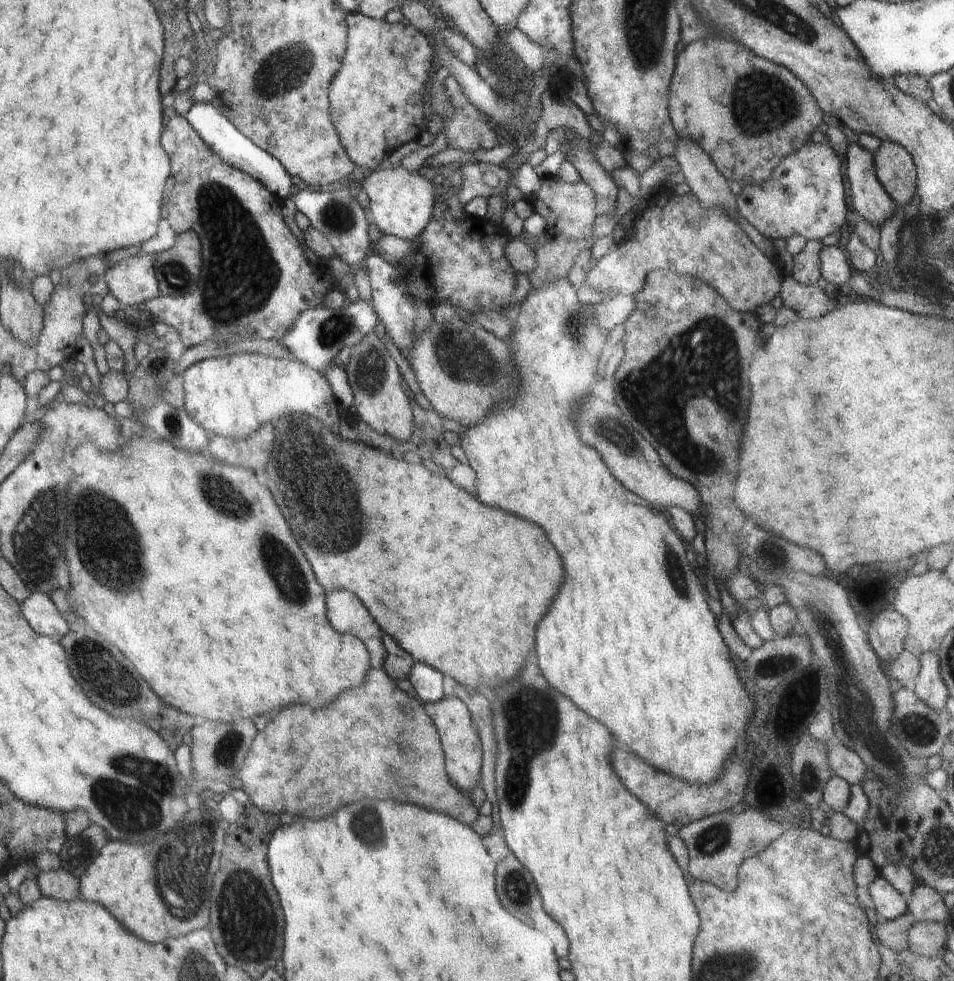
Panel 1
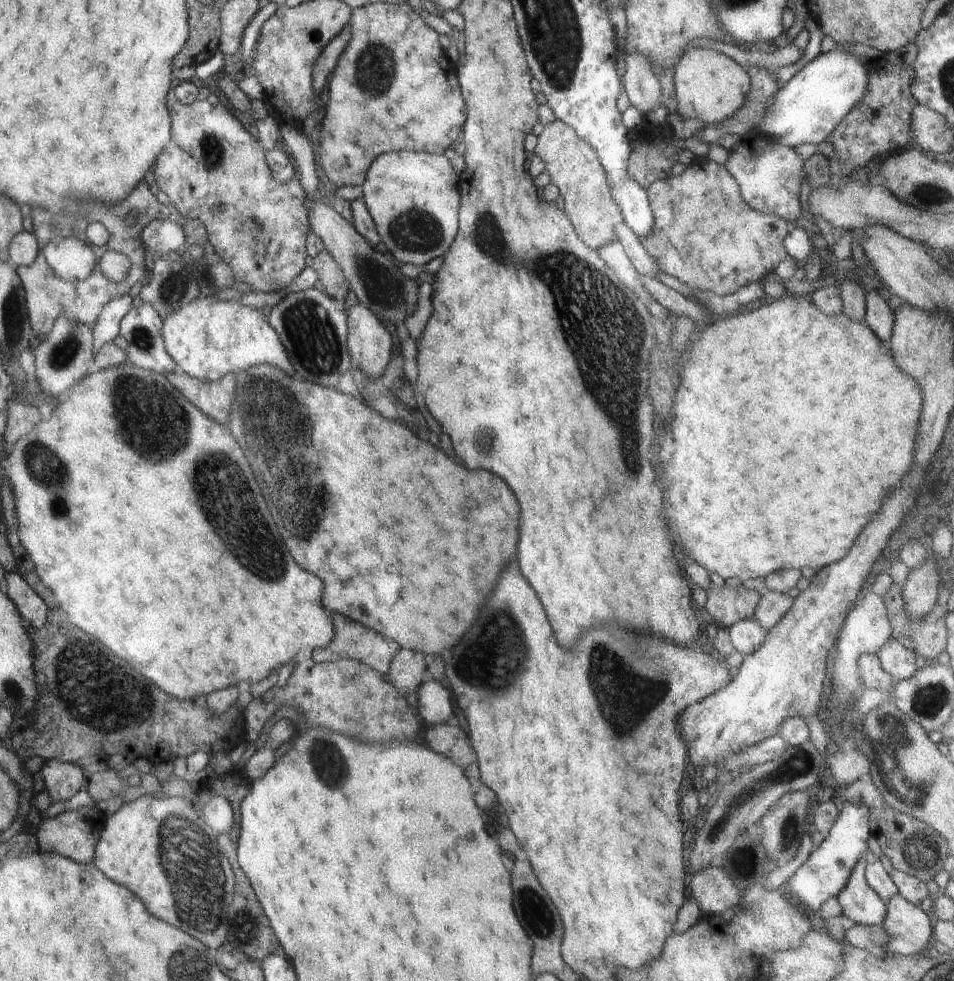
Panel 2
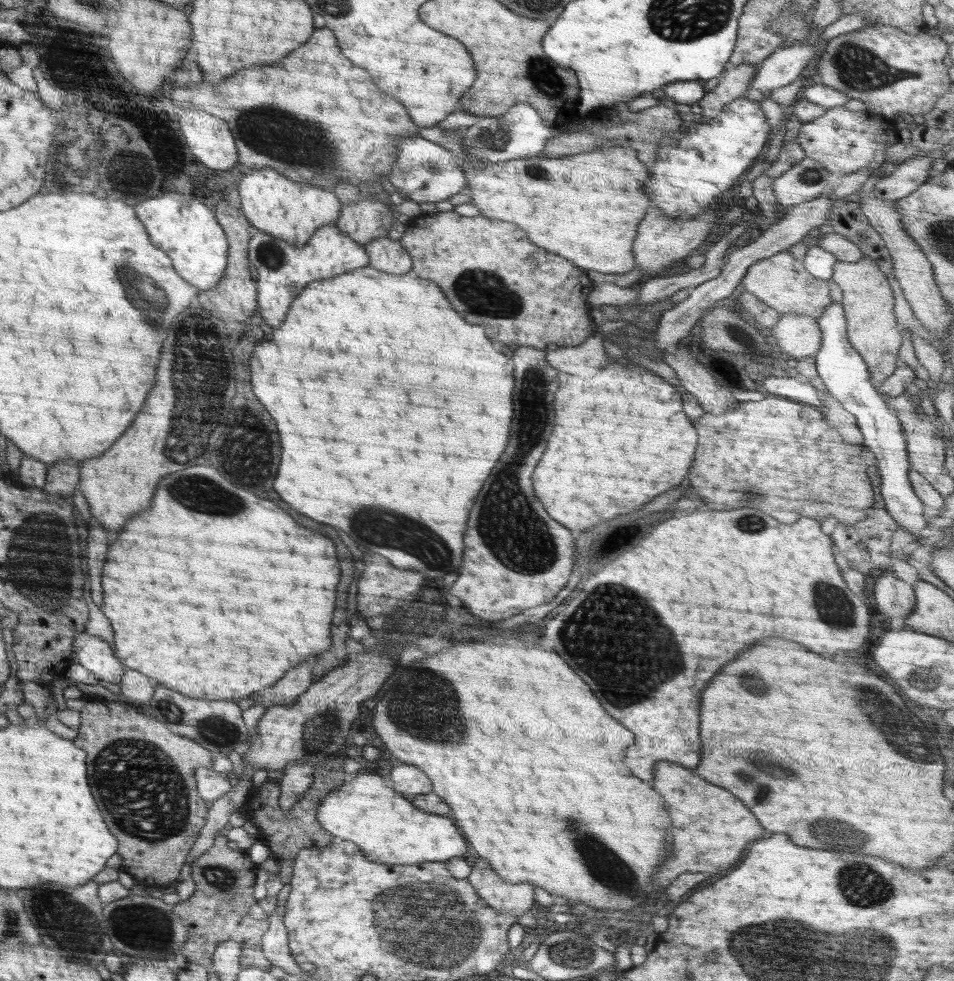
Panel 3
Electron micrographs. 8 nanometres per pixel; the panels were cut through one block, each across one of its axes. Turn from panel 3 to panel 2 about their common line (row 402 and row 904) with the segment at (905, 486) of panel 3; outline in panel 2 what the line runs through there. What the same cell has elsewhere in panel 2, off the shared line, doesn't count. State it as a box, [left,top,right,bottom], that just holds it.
[837,859,887,925]

